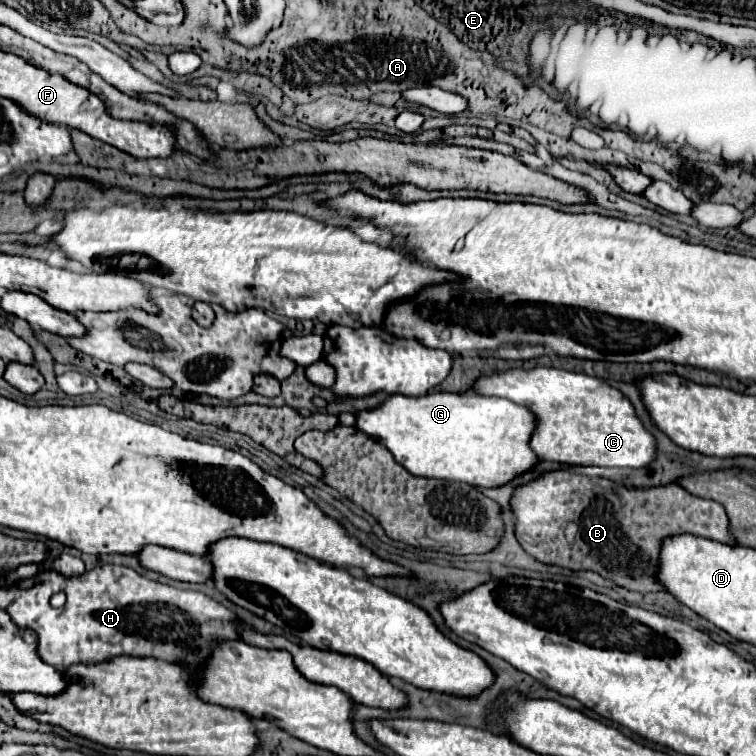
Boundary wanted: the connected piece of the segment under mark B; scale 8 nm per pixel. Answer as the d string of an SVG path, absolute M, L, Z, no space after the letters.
M552 471L528 485L516 489L512 497L512 509L516 515L516 539L518 543L542 563L558 565L570 571L594 571L604 579L610 579L614 585L624 587L628 591L638 593L652 593L664 591L662 583L658 581L658 565L660 565L660 547L666 537L674 535L696 535L704 539L714 539L718 543L736 545L734 537L730 535L730 523L726 511L720 503L700 499L688 493L678 483L664 485L664 487L622 487L616 483L614 495L614 481L602 477L586 477L576 475L572 471Z

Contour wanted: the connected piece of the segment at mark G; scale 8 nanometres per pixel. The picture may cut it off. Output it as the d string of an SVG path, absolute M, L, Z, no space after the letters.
M430 393L422 397L390 395L378 409L358 413L356 427L388 447L400 465L420 477L464 481L474 487L502 487L532 471L540 463L536 453L530 449L536 415L524 405L516 405L500 397L486 397L478 393Z

